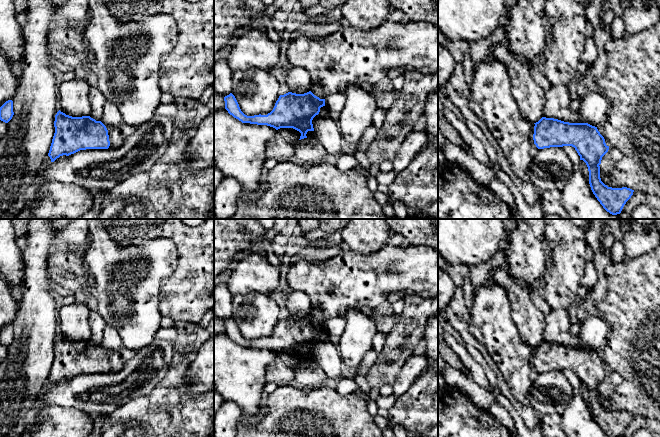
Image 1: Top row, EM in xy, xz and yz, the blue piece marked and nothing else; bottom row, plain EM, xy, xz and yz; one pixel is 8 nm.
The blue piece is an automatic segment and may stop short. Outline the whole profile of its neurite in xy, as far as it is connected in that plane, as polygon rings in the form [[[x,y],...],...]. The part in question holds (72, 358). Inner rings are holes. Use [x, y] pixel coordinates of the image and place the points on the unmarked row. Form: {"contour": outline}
{"contour": [[[59,334],[55,339],[54,351],[48,377],[51,386],[80,374],[108,373],[110,370],[106,350],[90,340],[72,341]]]}

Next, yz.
{"contour": [[[546,341],[534,348],[533,364],[536,371],[574,371],[580,384],[588,391],[589,408],[597,424],[607,436],[621,437],[634,414],[608,411],[601,405],[599,389],[609,370],[597,351],[588,347],[569,347]]]}

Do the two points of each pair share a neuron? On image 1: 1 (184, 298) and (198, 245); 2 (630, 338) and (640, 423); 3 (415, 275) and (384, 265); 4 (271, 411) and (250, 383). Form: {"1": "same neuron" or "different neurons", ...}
{"1": "same neuron", "2": "different neurons", "3": "same neuron", "4": "different neurons"}

